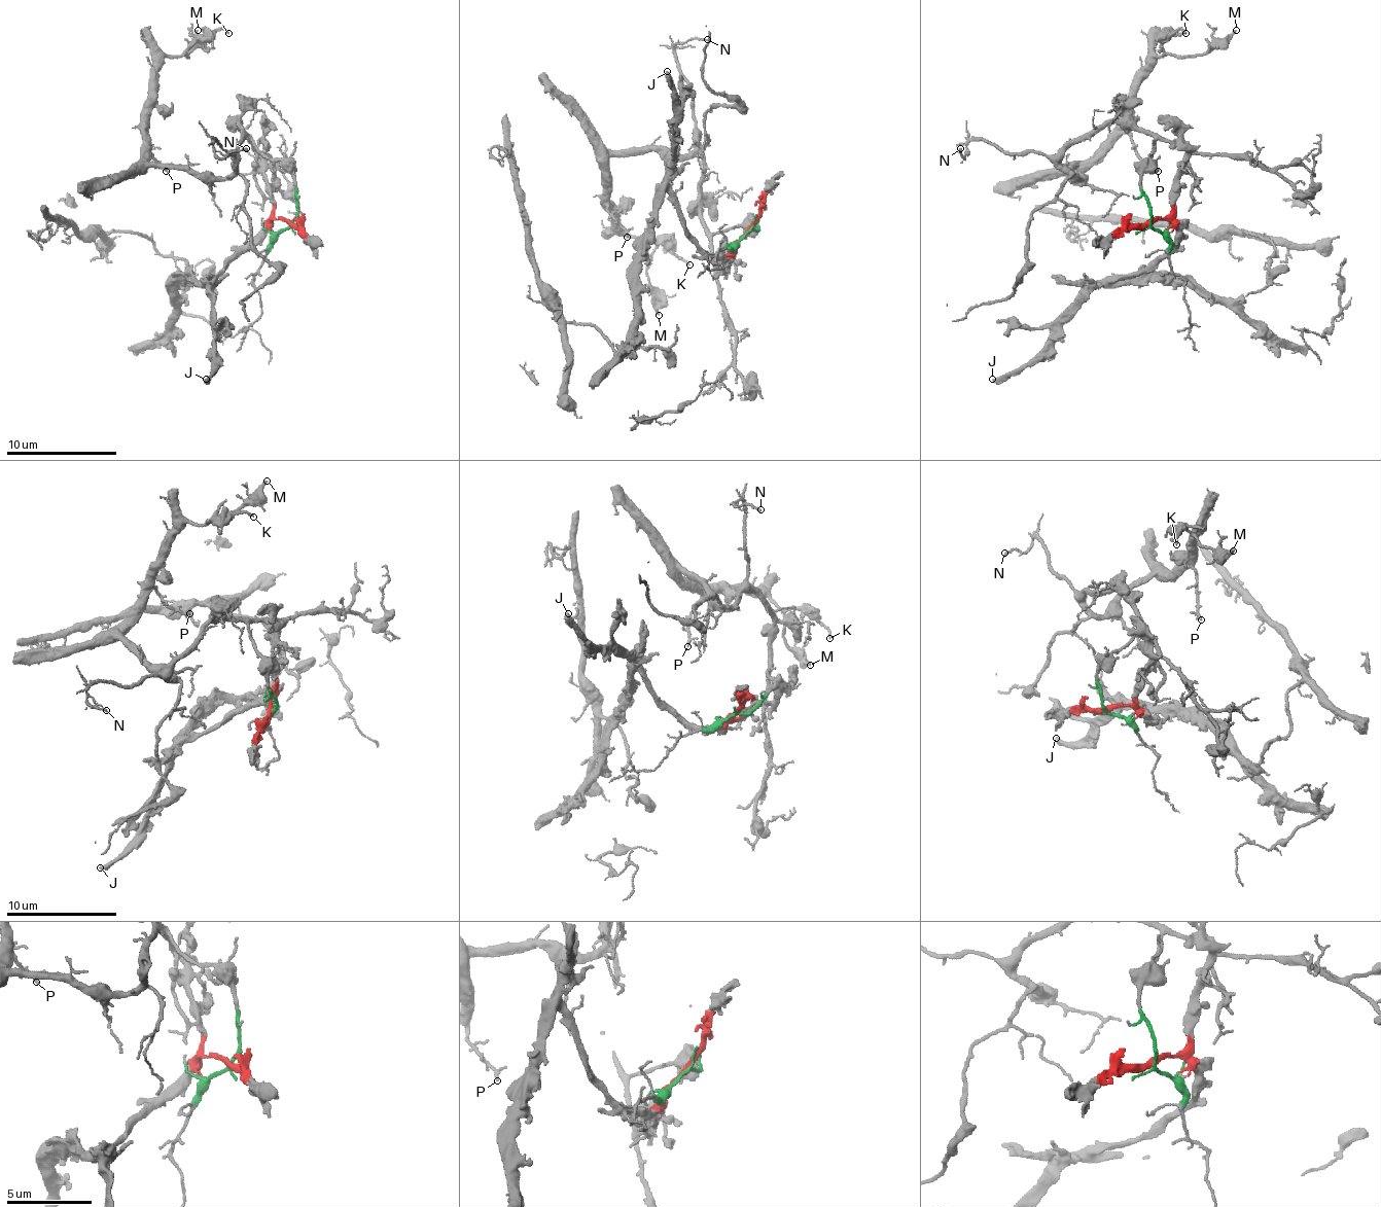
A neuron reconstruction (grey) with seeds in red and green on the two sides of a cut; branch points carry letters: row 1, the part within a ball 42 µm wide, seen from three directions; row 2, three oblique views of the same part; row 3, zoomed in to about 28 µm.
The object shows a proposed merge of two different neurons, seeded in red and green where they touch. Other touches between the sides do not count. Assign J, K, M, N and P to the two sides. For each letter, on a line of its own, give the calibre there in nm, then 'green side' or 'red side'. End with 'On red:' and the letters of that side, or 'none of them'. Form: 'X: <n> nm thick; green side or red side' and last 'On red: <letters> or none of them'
J: 400 nm thick; red side
K: 130 nm thick; green side
M: 220 nm thick; green side
N: 140 nm thick; green side
P: 140 nm thick; green side
On red: J

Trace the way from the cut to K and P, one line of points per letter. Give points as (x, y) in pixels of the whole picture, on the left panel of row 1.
K: (291, 225), (294, 178), (239, 122), (241, 145), (222, 178), (147, 162), (152, 70), (216, 31), (227, 34)
P: (291, 225), (294, 178), (239, 122), (241, 145), (222, 178), (152, 167), (147, 134), (149, 153), (167, 170)

